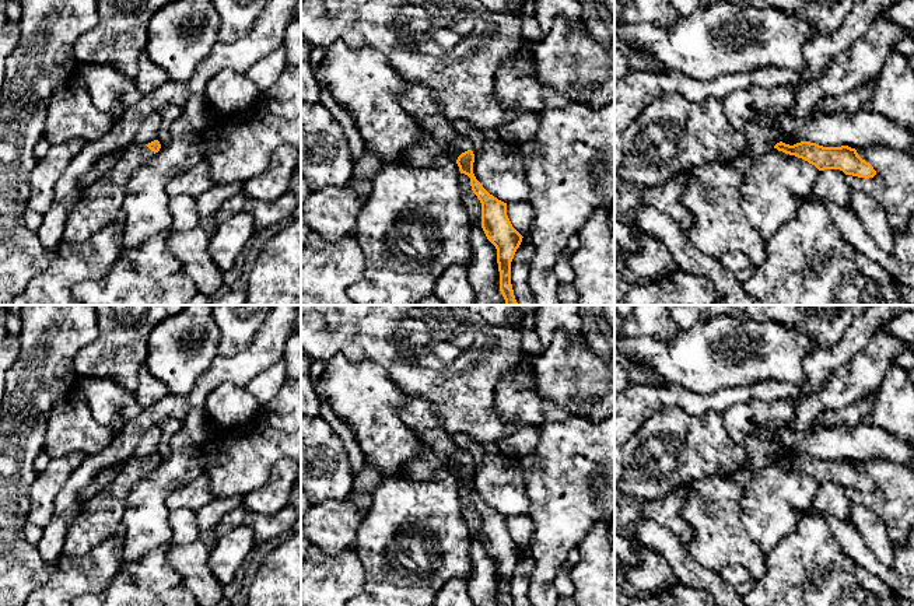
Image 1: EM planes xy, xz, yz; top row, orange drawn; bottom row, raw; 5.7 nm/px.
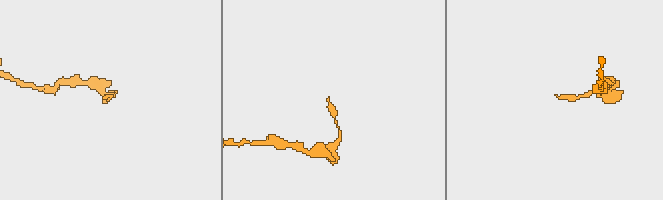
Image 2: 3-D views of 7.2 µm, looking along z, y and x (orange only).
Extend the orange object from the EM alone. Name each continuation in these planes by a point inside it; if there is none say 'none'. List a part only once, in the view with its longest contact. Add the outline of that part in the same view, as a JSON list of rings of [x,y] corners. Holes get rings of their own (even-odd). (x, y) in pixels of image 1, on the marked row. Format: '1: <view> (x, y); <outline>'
1: xy (100, 205); [[[129,143],[112,169],[83,192],[69,216],[62,241],[81,244],[111,225],[122,211],[130,178],[153,155],[154,151],[146,144]]]

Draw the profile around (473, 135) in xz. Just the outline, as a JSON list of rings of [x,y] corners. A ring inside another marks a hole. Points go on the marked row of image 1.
[[[452,120],[452,126],[462,139],[470,143],[470,150],[473,151],[474,157],[480,155],[483,144],[487,140],[484,133],[477,126],[466,120]]]

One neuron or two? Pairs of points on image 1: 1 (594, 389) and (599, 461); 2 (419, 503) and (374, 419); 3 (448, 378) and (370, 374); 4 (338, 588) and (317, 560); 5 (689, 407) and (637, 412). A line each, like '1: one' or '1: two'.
1: two
2: two
3: two
4: one
5: one

